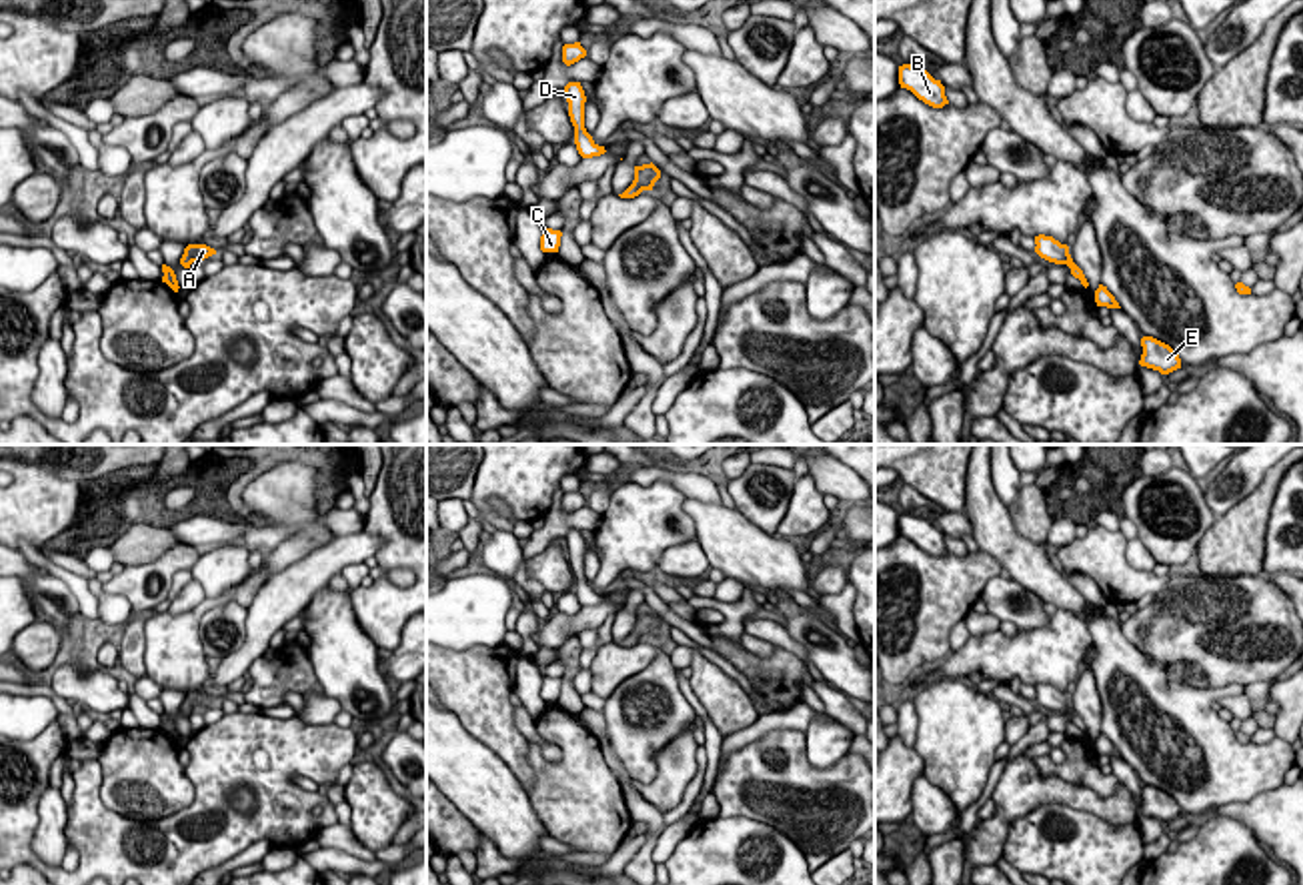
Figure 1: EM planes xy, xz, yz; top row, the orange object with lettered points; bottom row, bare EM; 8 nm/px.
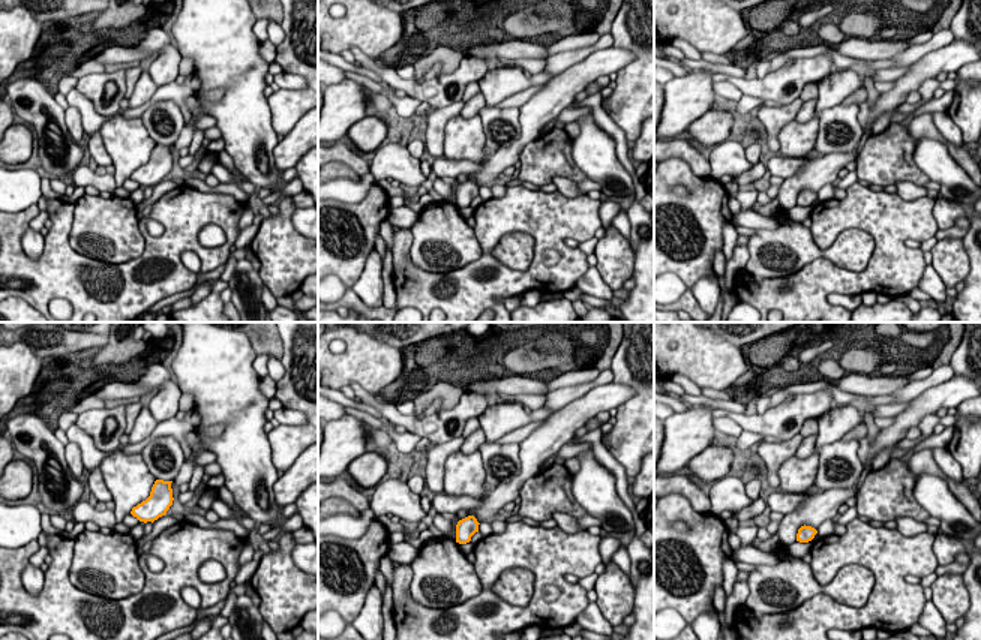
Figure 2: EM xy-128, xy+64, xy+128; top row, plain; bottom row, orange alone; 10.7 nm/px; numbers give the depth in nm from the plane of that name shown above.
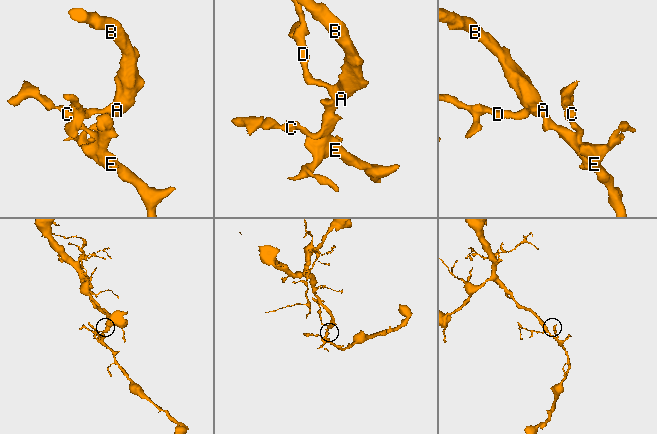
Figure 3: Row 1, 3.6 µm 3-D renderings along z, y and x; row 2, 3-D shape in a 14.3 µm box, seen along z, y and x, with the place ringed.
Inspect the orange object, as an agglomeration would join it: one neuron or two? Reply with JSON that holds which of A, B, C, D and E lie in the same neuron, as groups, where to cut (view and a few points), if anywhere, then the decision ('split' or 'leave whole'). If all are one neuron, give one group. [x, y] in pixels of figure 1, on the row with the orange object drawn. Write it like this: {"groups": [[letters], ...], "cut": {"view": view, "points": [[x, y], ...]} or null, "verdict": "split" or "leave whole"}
{"groups": [["A", "B", "C", "D", "E"]], "cut": null, "verdict": "leave whole"}

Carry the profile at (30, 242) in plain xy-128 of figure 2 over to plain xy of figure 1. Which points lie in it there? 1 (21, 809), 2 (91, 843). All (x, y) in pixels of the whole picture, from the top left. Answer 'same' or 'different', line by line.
1: different
2: different

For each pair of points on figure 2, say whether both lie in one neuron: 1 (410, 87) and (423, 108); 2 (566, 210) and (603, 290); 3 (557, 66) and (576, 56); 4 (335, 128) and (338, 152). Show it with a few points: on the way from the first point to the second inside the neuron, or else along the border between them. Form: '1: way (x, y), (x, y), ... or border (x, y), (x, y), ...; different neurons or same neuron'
1: border (422, 101), (431, 108); different neurons
2: border (590, 267), (575, 285); different neurons
3: way (561, 62), (572, 57); same neuron
4: border (339, 140), (333, 144); different neurons

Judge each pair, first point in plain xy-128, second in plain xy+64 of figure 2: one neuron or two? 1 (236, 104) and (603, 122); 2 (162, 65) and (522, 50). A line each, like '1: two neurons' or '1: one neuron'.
1: two neurons
2: two neurons

